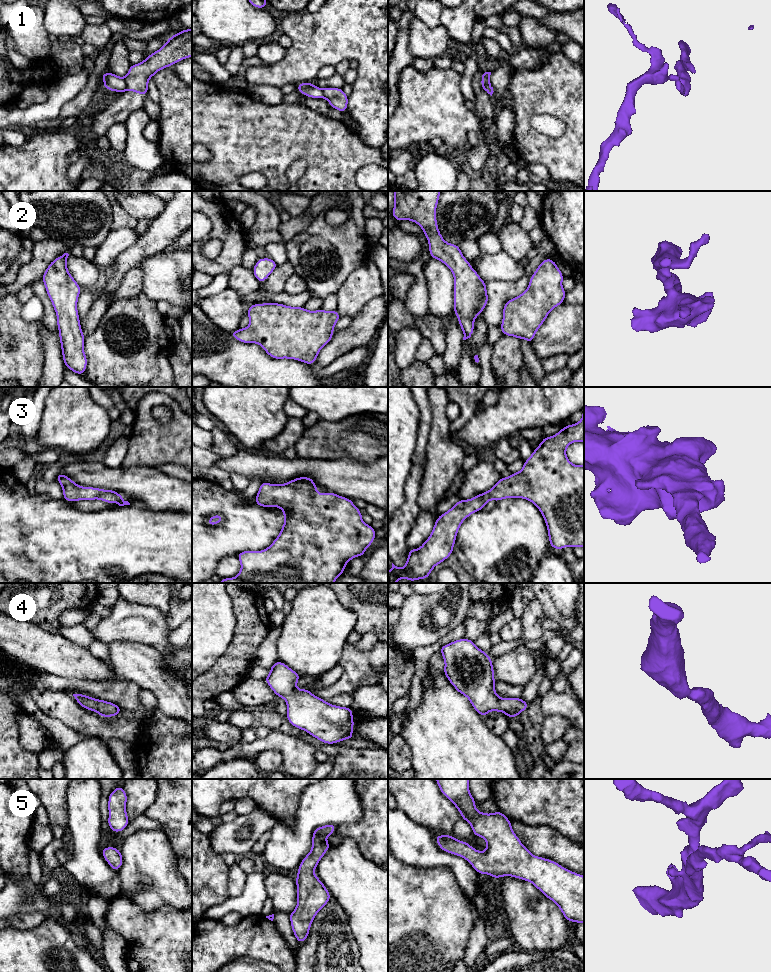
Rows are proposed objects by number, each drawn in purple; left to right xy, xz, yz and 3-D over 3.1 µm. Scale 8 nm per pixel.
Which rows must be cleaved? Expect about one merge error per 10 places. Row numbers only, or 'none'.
1

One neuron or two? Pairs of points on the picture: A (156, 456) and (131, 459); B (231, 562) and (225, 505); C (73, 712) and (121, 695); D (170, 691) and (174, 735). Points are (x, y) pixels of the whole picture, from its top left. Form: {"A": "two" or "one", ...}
{"A": "one", "B": "two", "C": "two", "D": "two"}

